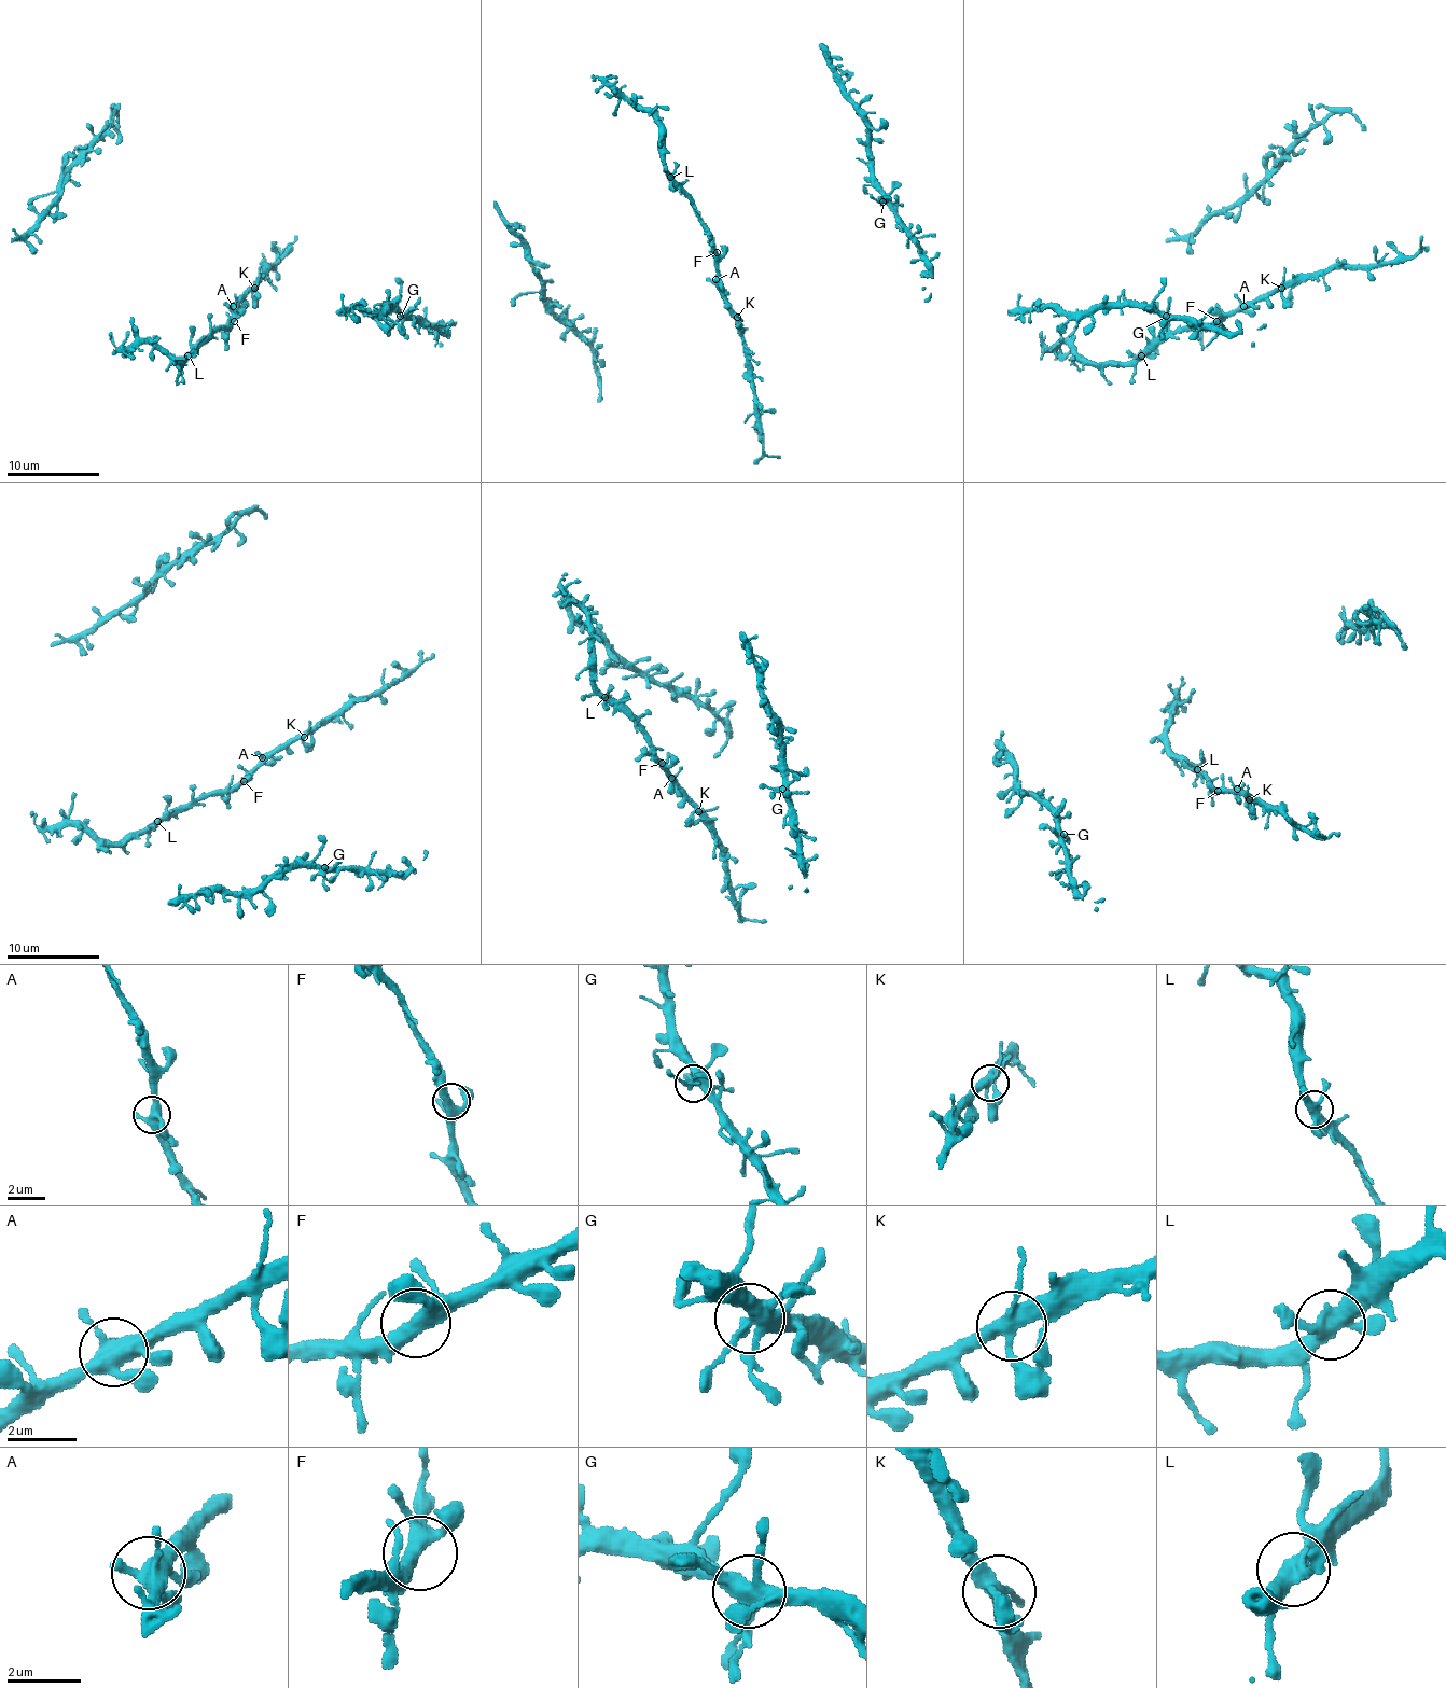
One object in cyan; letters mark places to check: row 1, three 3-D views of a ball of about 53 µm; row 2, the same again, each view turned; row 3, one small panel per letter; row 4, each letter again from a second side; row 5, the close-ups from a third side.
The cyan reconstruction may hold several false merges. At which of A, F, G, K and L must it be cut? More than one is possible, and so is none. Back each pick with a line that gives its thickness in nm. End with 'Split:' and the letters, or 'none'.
K: Thickness 380 nm
Split: K

